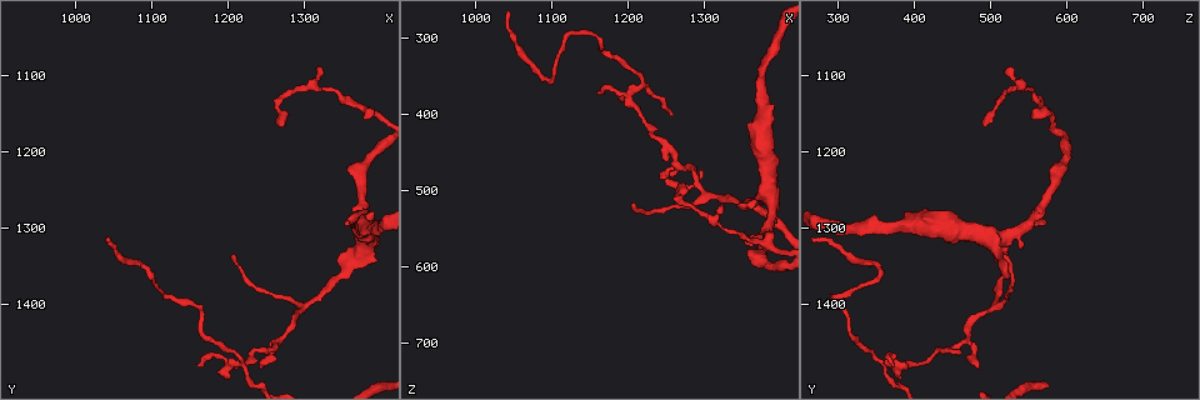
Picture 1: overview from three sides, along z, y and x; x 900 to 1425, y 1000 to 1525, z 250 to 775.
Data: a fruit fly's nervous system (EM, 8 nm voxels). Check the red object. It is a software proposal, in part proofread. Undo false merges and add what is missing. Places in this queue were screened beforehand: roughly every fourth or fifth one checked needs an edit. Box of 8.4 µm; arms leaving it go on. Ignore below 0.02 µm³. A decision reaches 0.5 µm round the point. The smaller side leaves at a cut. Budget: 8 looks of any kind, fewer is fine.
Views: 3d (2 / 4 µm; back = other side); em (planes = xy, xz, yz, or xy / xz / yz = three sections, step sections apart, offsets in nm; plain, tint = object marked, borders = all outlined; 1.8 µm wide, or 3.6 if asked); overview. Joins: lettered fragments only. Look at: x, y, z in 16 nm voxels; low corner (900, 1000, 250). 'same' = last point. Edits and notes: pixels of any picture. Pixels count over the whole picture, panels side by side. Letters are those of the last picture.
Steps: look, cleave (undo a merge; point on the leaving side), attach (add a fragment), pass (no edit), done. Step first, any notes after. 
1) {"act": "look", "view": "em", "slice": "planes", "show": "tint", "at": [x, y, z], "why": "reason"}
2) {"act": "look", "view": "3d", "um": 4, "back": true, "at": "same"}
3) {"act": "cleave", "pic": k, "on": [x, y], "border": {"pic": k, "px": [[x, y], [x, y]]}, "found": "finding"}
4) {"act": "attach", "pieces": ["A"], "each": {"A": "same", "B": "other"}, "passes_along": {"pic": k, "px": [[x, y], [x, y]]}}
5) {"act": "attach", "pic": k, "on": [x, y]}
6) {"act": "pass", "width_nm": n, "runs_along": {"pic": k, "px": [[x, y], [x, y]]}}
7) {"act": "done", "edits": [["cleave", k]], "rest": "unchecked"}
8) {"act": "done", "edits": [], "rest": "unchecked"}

{"act": "look", "view": "3d", "um": 4, "back": true, "at": [1220, 1480, 360], "why": "abrupt turn"}

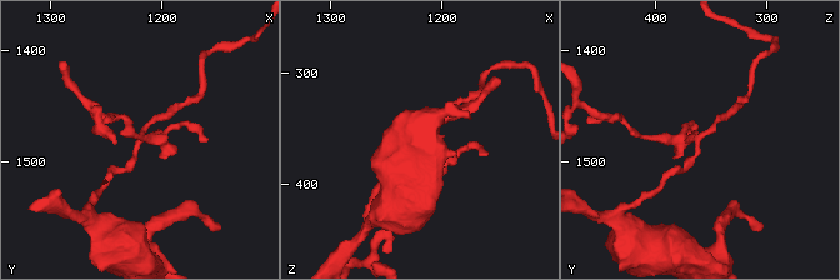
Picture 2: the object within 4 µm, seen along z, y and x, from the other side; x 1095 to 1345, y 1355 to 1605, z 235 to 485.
{"act": "look", "view": "em", "slice": "planes", "show": "borders", "at": "same", "why": "need the tissue"}

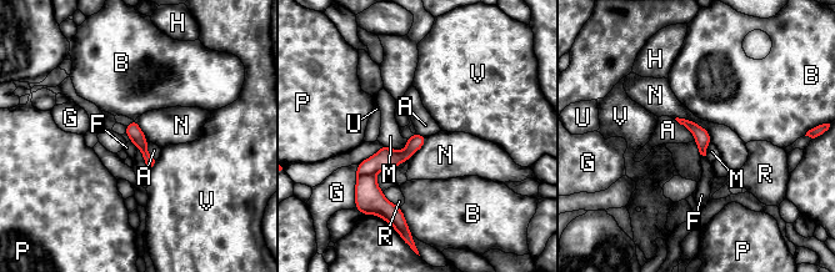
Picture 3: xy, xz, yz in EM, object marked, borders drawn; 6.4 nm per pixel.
{"act": "cleave", "pic": 3, "on": [385, 159], "longest_contact_nm": ["N", 280], "each": {"A": "other", "B": "other", "F": "other", "G": "other", "H": "other", "M": "other", "N": "other", "P": "other", "R": "other", "U": "other", "V": "other"}, "border": {"pic": 3, "px": [[374, 174], [363, 174], [358, 177]]}, "found": "two neurons meet here"}

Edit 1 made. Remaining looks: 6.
{"act": "look", "view": "overview", "why": "see it whole again"}

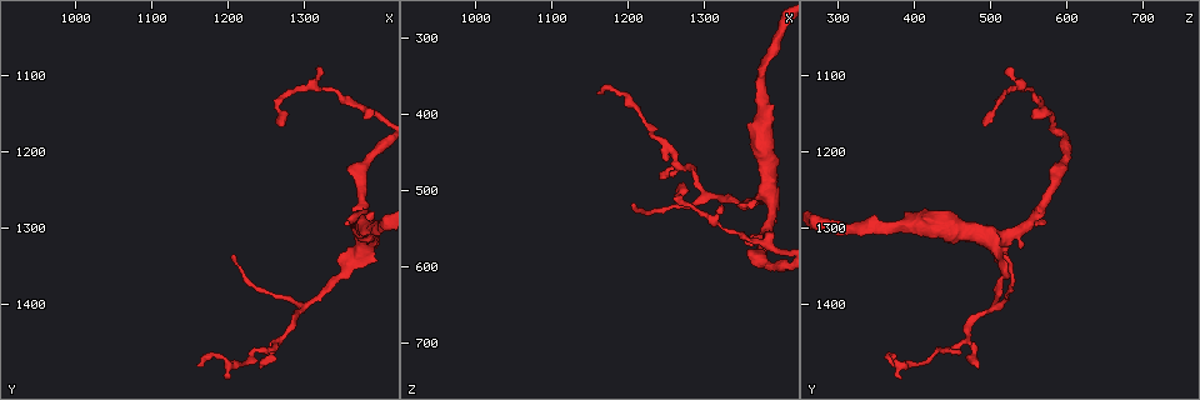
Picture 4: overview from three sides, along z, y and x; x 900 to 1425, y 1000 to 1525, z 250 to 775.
{"act": "look", "view": "em", "um": 3.6, "slice": "xz", "step": 4, "show": "tint", "at": [1270, 1165, 495], "why": "an open end"}

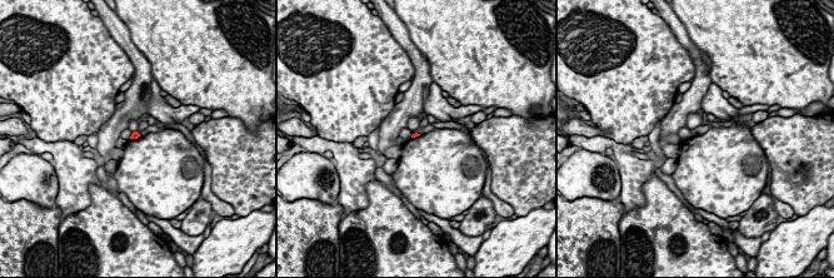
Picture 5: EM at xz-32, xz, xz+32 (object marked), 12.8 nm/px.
{"act": "look", "view": "em", "um": 3.6, "slice": "xz", "step": 4, "show": "borders", "at": "same", "why": "see the neighbours"}

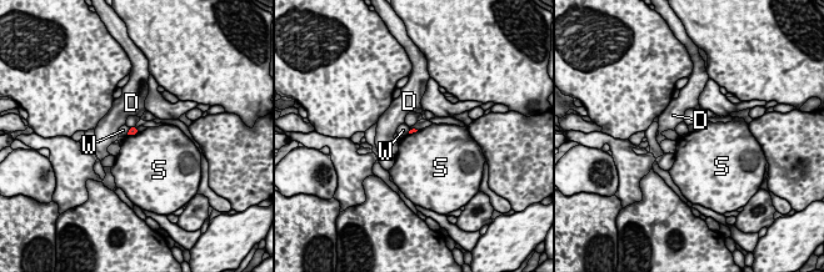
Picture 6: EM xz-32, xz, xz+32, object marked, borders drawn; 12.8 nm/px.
{"act": "pass", "each": {"D": "other", "S": "other", "W": "other"}, "border": {"pic": 6, "px": [[138, 131], [126, 136]]}, "found": "no lettered fragment goes on from it"}

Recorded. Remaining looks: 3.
{"act": "done", "edits": [["cleave", 3]], "rest": "unchecked"}

